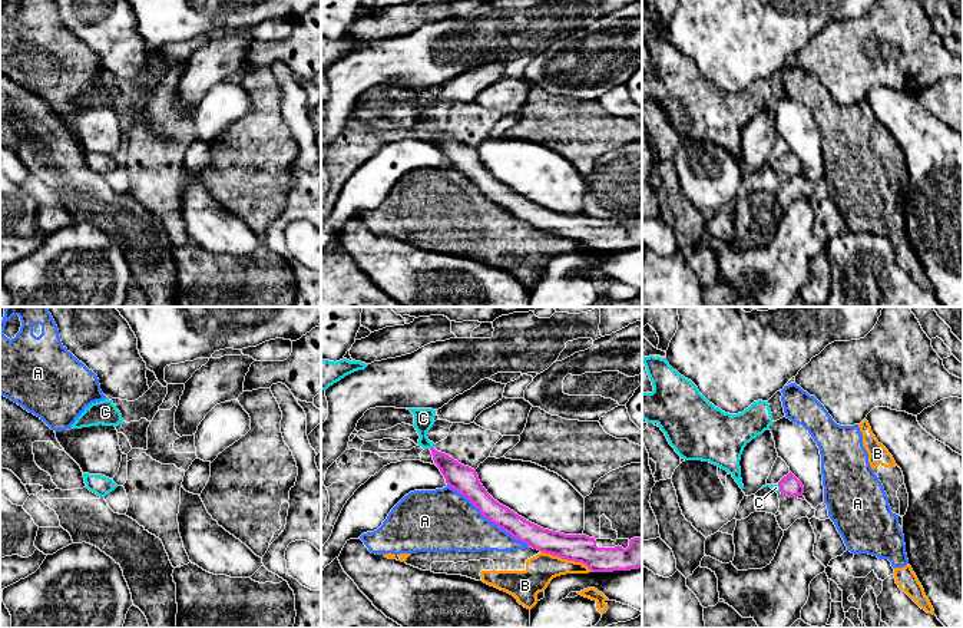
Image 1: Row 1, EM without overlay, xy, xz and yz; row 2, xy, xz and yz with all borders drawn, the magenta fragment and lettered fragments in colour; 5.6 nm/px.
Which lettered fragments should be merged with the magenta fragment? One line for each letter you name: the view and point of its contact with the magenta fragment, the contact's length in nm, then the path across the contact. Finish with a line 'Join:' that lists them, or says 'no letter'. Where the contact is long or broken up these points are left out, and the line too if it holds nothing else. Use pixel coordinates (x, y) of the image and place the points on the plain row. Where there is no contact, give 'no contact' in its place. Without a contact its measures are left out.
C: contact xz (432, 126); length 30 nm; way xz (463, 158), (432, 126), (423, 118), (423, 96)
Join: C

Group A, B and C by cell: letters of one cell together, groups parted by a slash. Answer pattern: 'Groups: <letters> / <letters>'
Groups: A B / C

